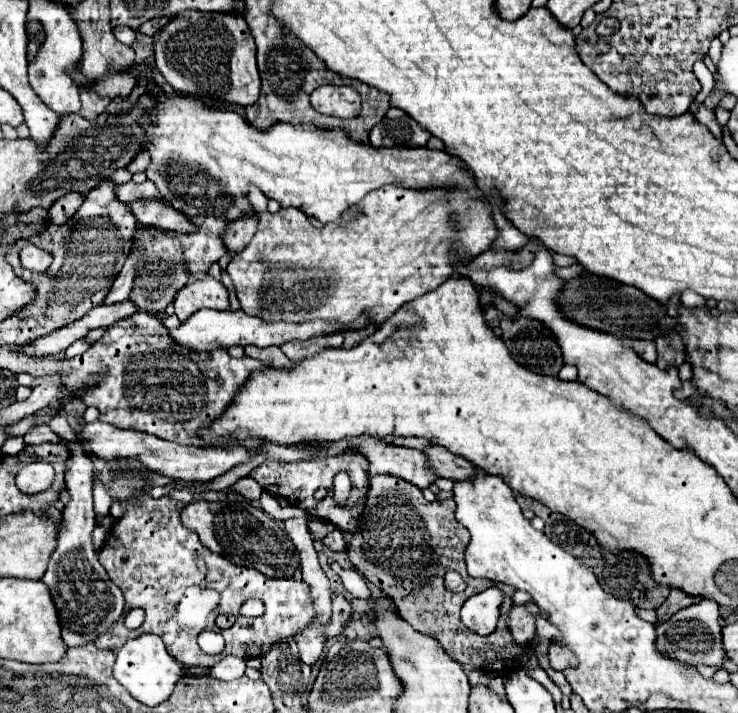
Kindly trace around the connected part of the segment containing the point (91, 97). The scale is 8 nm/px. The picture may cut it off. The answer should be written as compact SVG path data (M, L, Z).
M80 88L80 96L82 96L82 110L80 110L80 116L86 118L86 120L98 118L98 116L106 110L106 106L110 104L108 98L100 98L94 90Z

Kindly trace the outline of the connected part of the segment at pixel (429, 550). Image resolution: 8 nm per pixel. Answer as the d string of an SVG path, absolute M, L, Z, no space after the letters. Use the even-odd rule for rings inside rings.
M380 474L380 476L370 476L370 490L368 490L368 496L366 496L366 502L364 502L364 510L362 510L362 514L360 514L360 518L358 518L358 528L356 528L356 532L352 534L352 540L346 544L346 554L348 554L348 558L350 558L350 562L356 566L356 570L360 572L360 574L364 574L372 584L376 584L388 598L392 598L394 600L394 604L396 604L396 608L398 608L398 614L412 626L412 628L416 628L420 634L426 634L426 636L430 636L430 638L436 638L438 642L440 642L440 646L446 650L446 654L450 654L456 662L460 662L462 666L466 666L466 668L478 668L478 670L482 670L482 672L498 672L498 660L500 658L506 658L506 656L520 656L520 654L524 654L524 650L526 650L526 646L516 646L516 642L514 642L514 638L512 638L512 634L510 634L510 630L508 630L508 616L500 616L500 624L498 624L498 628L496 628L496 632L494 634L490 634L490 636L478 636L476 632L472 632L472 630L468 630L468 628L464 628L464 624L462 624L462 620L460 620L460 608L462 608L462 604L470 598L470 596L474 596L474 594L478 594L478 592L482 592L482 590L486 590L486 588L490 588L490 586L496 586L496 588L500 588L504 594L506 594L506 602L502 604L502 608L512 608L514 606L514 602L512 602L512 594L516 592L516 588L512 588L512 586L504 586L504 584L494 584L492 580L480 580L480 578L468 578L468 572L466 572L466 566L464 566L464 550L466 550L466 546L468 546L468 542L470 542L470 534L468 534L468 530L454 518L454 510L456 510L456 504L454 504L454 500L452 498L448 498L448 500L442 500L442 502L426 502L426 498L422 496L422 490L420 488L416 488L416 486L412 486L410 482L404 482L404 480L400 480L400 478L392 478L392 476L388 476L388 474ZM448 570L458 570L460 574L462 574L462 578L466 580L466 584L468 584L468 588L466 588L466 592L460 592L460 594L452 594L452 592L448 592L446 588L444 588L444 574L448 572Z

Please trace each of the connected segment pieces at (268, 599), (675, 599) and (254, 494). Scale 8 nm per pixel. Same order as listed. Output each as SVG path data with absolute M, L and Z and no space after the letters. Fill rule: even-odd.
M144 494L140 496L140 502L134 504L134 500L128 500L122 502L122 506L124 516L110 530L98 558L110 580L126 598L124 616L134 608L142 608L146 612L146 620L138 630L128 630L122 616L94 642L98 648L118 650L128 638L148 632L160 636L168 654L184 666L200 664L210 668L218 662L218 658L200 652L196 638L204 630L218 632L214 624L218 614L236 616L236 624L232 628L220 630L226 640L226 648L220 658L228 654L240 658L260 658L274 642L300 634L316 618L310 600L310 586L306 582L294 578L270 580L258 570L234 566L228 558L204 548L198 534L184 528L180 522L180 510L184 510L186 504L176 502L170 496L152 498ZM248 598L260 598L264 602L264 616L244 618L238 614L240 606Z
M672 588L670 598L656 610L656 616L658 616L658 622L656 622L656 624L666 622L672 614L676 614L678 610L682 610L682 608L686 608L686 606L698 602L698 600L702 600L702 598L698 598L698 596L688 596L688 594L684 594L684 592Z
M246 476L246 478L240 478L240 480L232 486L232 492L240 494L240 496L246 498L246 500L258 500L260 494L262 494L262 488L258 486L256 480L252 480L250 476Z

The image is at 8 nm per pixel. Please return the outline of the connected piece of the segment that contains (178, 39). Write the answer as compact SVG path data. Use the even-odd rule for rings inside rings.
M182 10L178 12L156 36L154 36L154 64L166 78L166 82L180 94L196 96L206 104L240 104L250 106L258 100L260 76L256 66L256 44L242 16Z

